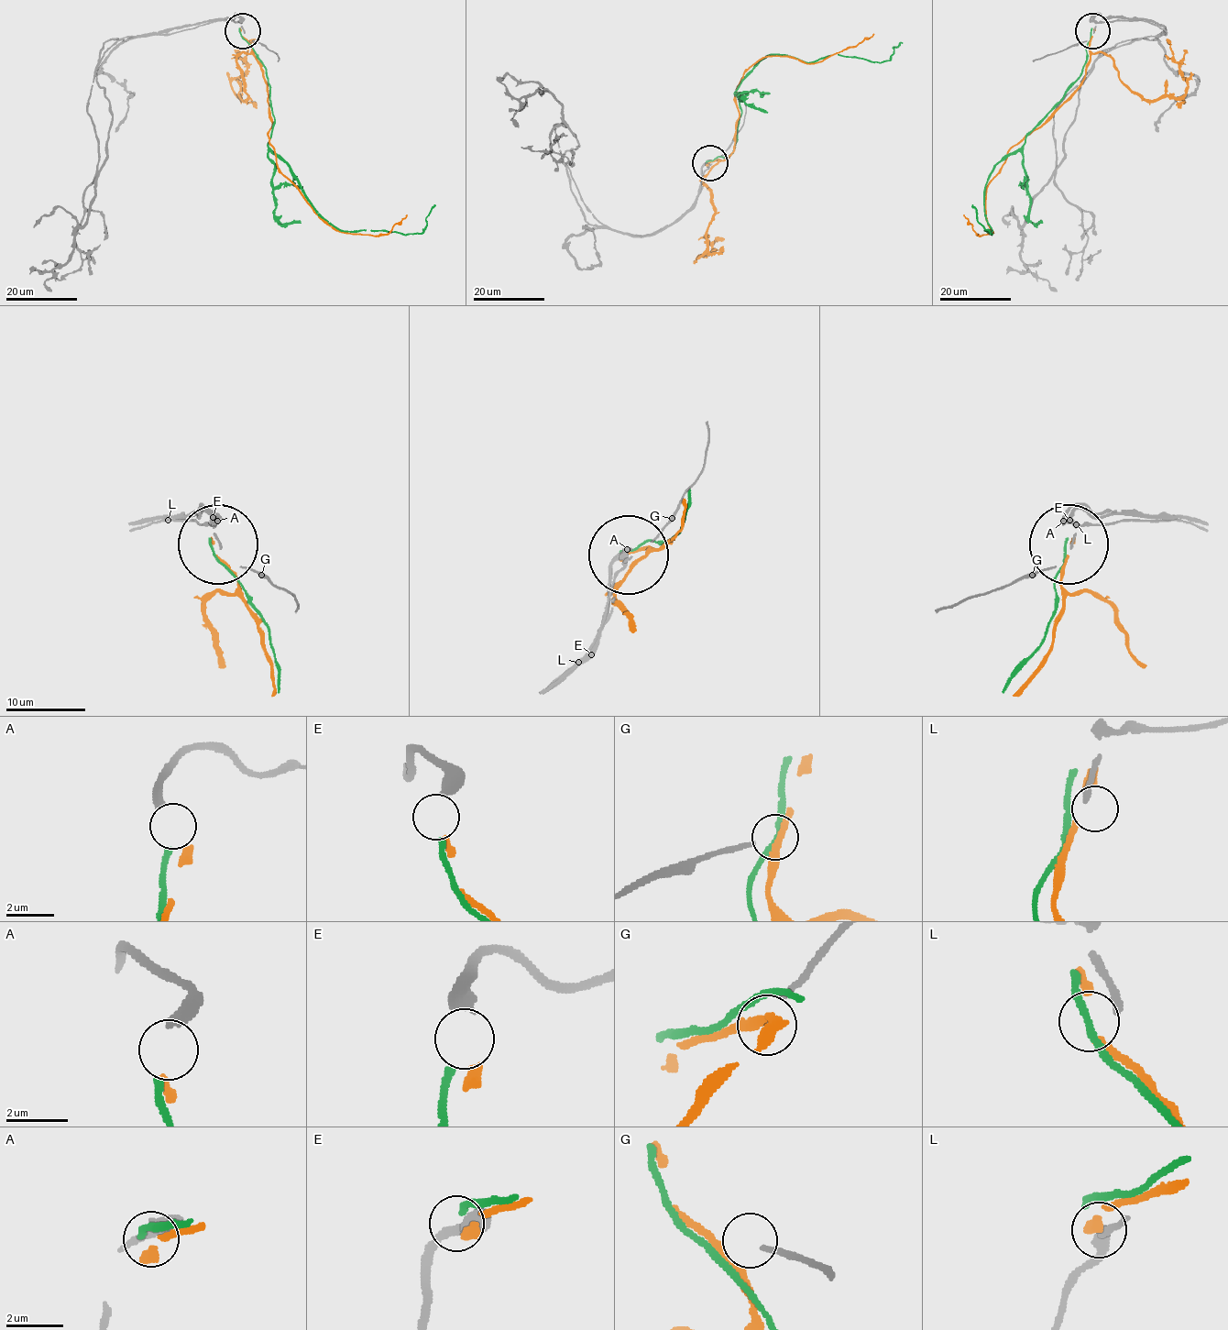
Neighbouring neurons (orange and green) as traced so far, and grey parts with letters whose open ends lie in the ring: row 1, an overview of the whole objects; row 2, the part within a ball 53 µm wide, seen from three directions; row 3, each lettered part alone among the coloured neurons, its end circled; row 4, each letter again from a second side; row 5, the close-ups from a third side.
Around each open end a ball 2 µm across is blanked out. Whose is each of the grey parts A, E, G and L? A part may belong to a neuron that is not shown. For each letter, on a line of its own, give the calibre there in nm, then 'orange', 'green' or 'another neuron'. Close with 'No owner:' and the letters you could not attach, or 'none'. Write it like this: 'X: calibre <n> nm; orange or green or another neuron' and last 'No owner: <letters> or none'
A: calibre 380 nm; green
E: calibre 440 nm; orange
G: calibre 190 nm; another neuron
L: calibre 240 nm; another neuron
No owner: G, L

